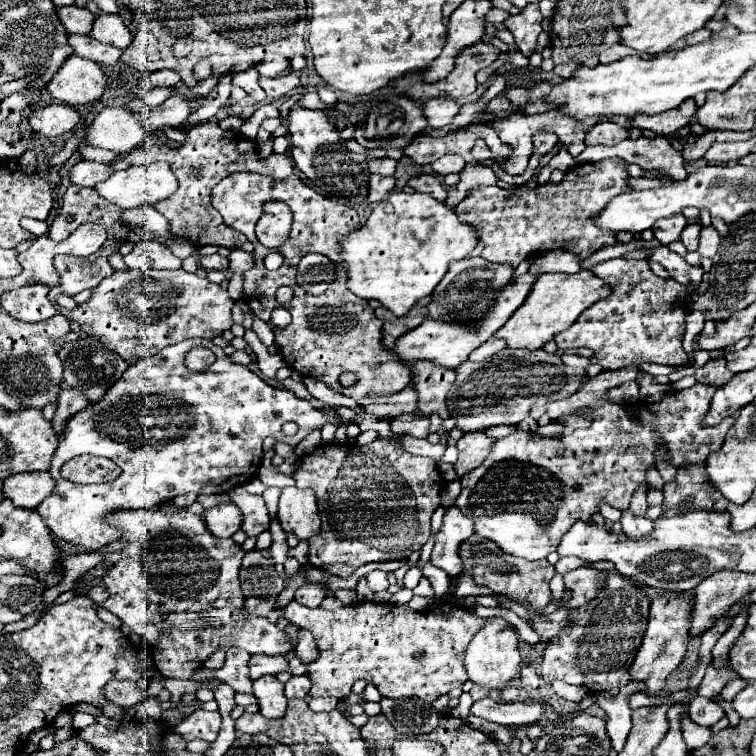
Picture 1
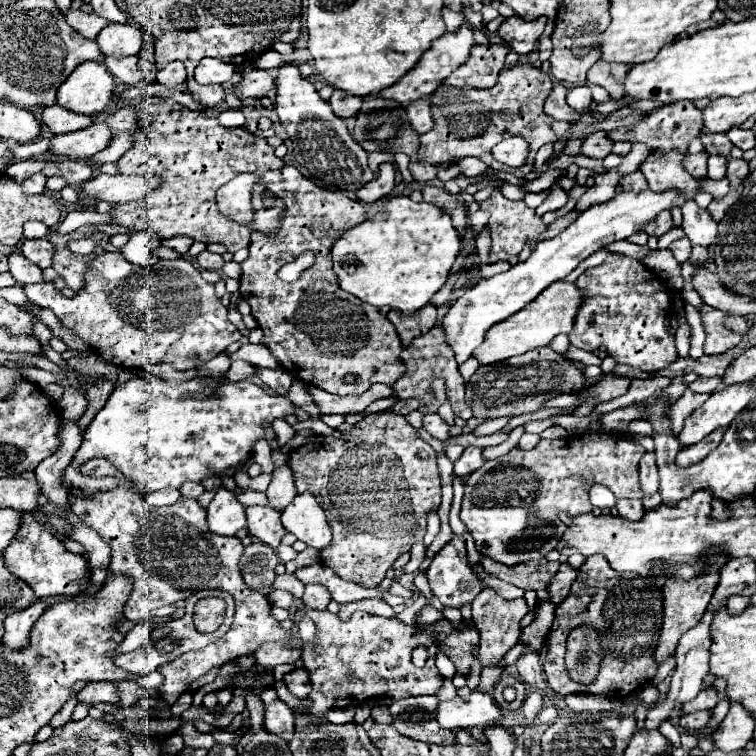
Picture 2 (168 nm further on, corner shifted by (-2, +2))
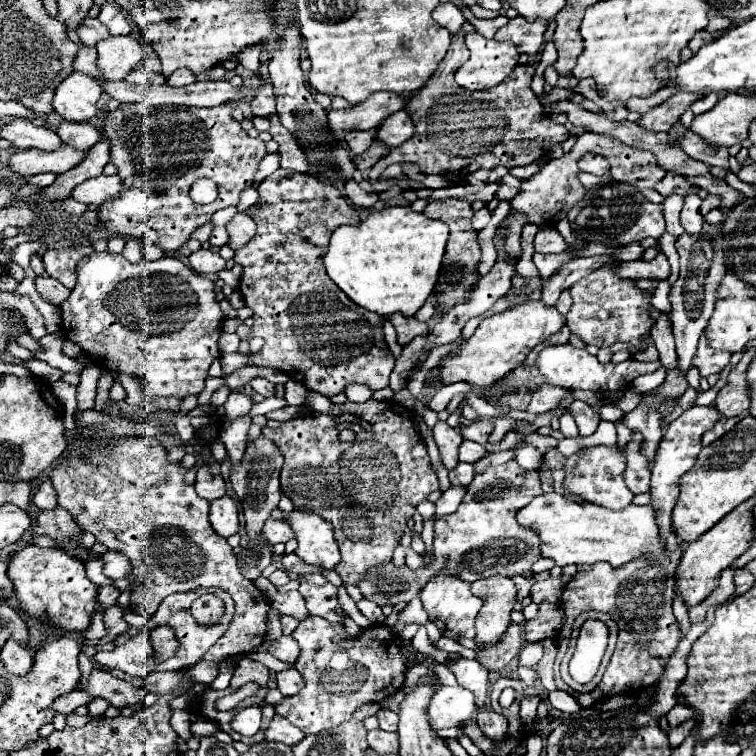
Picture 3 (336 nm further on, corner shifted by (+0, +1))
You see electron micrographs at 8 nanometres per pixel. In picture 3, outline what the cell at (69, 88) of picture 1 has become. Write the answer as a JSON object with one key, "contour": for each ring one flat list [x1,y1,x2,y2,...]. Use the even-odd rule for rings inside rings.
{"contour":[[71,73,55,91,53,109,65,121,89,121,97,115,97,99,101,97,103,89,97,79]]}

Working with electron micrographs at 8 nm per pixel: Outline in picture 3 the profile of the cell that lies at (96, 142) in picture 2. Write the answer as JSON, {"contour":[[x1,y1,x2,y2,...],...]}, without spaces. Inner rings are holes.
{"contour":[[63,145,59,151,39,151,39,149,25,149,25,151,17,151,15,155,9,157,7,167,23,177,29,175,39,175,39,173,55,173,61,175,69,169,73,169,75,165,81,163,81,159,87,153,75,151,67,145]]}

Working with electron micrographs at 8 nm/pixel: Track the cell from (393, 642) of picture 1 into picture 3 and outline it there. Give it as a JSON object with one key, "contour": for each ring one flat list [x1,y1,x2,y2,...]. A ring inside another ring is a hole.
{"contour":[[311,615,305,621,301,621,299,627,291,633,291,637,301,647,301,655,295,667,303,675,305,687,297,695,279,701,275,705,275,711,281,717,289,719,305,735,337,727,349,721,353,709,361,707,363,703,379,703,381,699,397,693,409,669,409,661,403,657,401,647,389,627,375,625,363,629,357,639,345,641,335,641,333,635,337,633,345,633,345,627,331,627,331,623]]}

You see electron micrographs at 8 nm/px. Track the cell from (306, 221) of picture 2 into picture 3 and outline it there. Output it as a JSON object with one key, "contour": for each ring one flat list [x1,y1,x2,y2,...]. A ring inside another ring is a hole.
{"contour":[[277,169,257,189,257,205,263,207,253,215,253,221,257,223,257,235,245,247,235,251,233,261,243,267,239,291,245,299,245,305,255,311,255,323,249,335,265,339,265,347,259,353,251,353,247,339,241,339,239,353,249,355,247,365,279,369,283,373,289,373,293,379,307,383,309,389,327,397,343,393,345,385,349,383,365,383,373,391,377,391,389,387,389,375,395,367,395,357,391,355,383,337,385,319,351,303,351,299,347,299,347,295,343,295,343,291,339,291,339,287,335,287,335,283,331,283,331,279,323,271,323,255,327,253,331,233,339,225,359,225,361,219,355,215,355,209,349,207,343,197,323,199,319,183,321,181,315,177]]}

